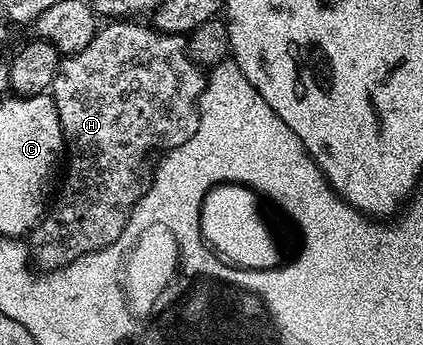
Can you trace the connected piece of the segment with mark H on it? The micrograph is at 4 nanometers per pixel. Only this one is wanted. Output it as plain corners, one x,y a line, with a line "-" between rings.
110,22
112,24
99,27
94,33
92,42
88,42
88,46
84,46
84,50
69,53
59,63
58,73
52,85
52,95
56,102
56,110
60,114
60,126
62,127
62,142
64,145
64,172
66,168
66,192
62,192
49,205
48,211
43,215
37,228
33,229
28,236
28,251
36,261
37,267
42,270
53,270
63,268
72,262
76,262
76,258
80,258
84,254
92,254
96,250
100,250
104,246
108,246
112,242
116,242
116,238
120,238
120,234
124,230
124,226
130,221
130,212
140,202
140,198
150,188
150,183
154,181
154,169
156,167
155,157
150,157
153,152
157,154
165,154
170,149
180,146
184,142
188,142
188,138
192,138
198,129
198,99
202,97
202,91
206,85
206,76
203,69
195,64
194,59
190,57
187,37
173,36
172,34
164,34
157,32
152,26
146,28
142,24
134,24
138,22

